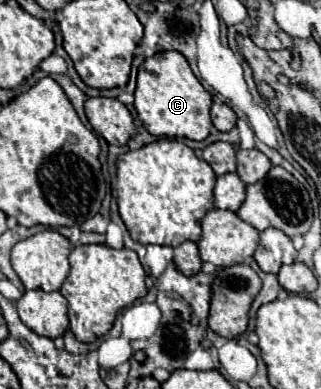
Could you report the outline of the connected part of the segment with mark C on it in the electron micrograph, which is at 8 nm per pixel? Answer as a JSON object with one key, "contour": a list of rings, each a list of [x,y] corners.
{"contour":[[[162,51],[148,57],[138,69],[138,83],[134,91],[134,107],[148,133],[156,137],[186,137],[202,141],[212,129],[210,121],[212,95],[194,77],[186,57],[178,51]]]}

